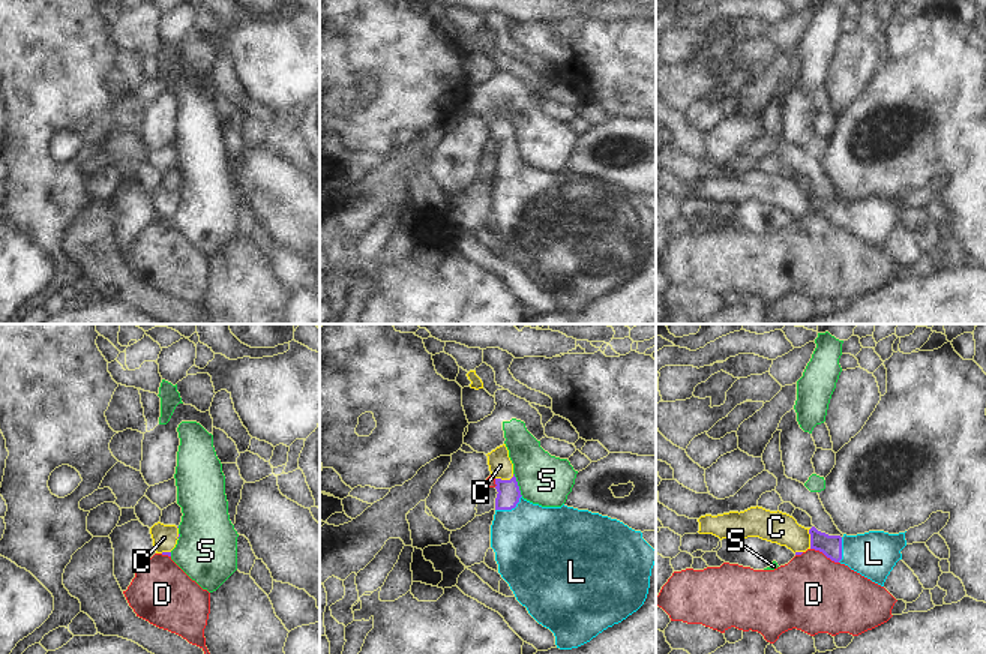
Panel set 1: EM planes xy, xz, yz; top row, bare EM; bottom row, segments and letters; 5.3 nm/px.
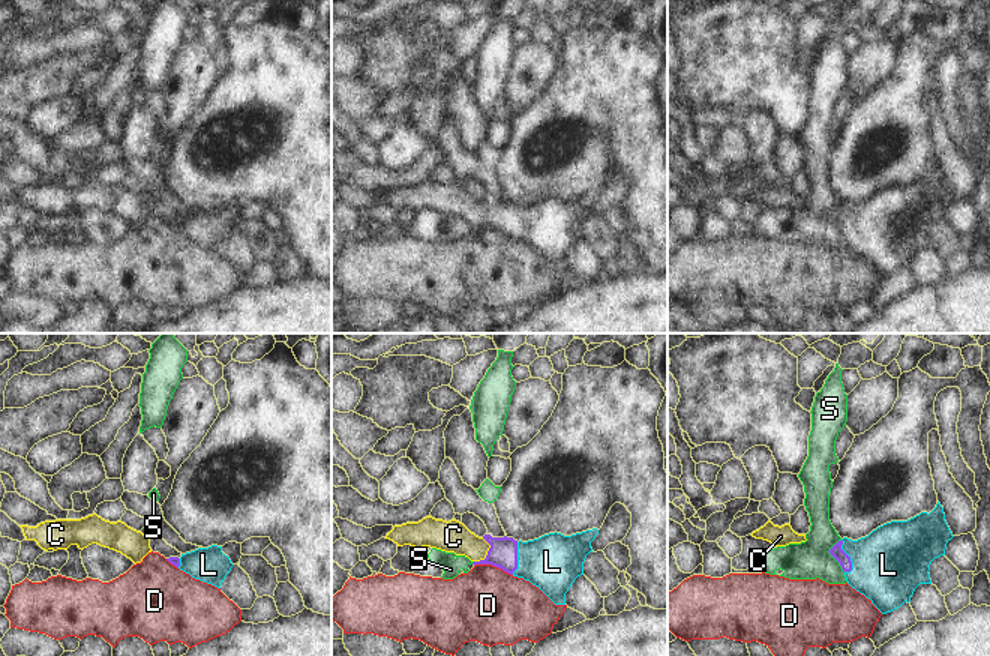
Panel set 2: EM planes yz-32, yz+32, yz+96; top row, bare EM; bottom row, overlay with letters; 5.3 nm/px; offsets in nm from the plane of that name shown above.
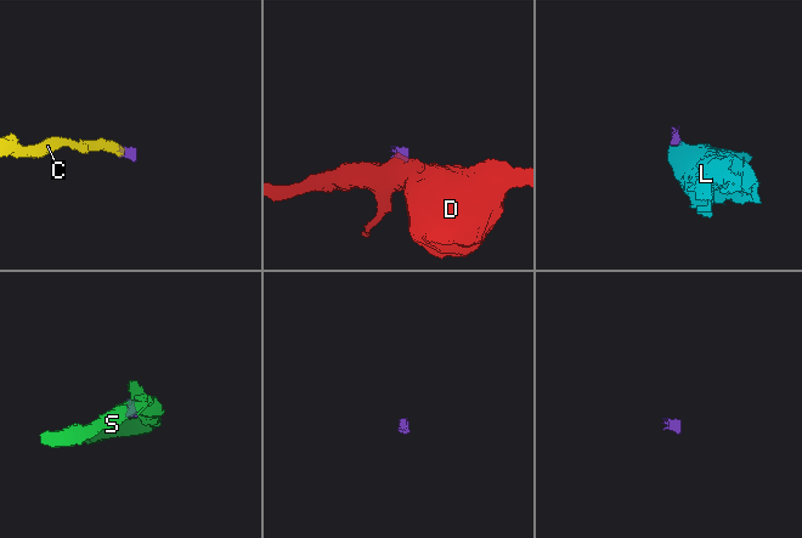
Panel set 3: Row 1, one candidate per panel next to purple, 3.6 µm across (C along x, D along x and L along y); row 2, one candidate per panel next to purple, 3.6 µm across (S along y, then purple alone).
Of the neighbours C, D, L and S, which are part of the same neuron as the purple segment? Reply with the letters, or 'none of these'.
C, L

